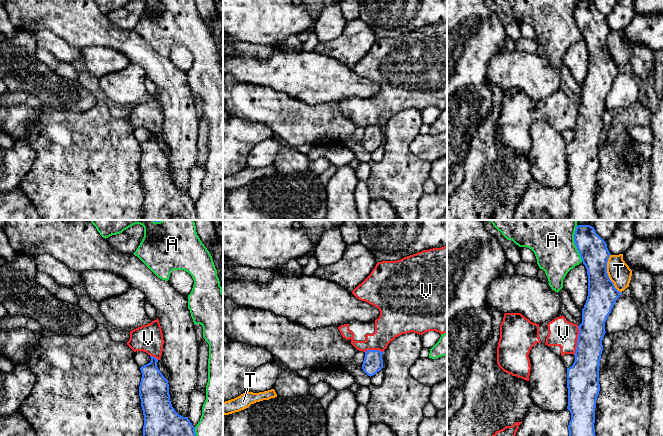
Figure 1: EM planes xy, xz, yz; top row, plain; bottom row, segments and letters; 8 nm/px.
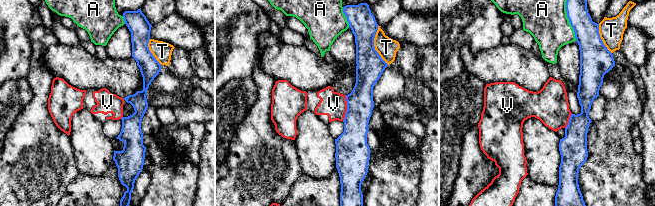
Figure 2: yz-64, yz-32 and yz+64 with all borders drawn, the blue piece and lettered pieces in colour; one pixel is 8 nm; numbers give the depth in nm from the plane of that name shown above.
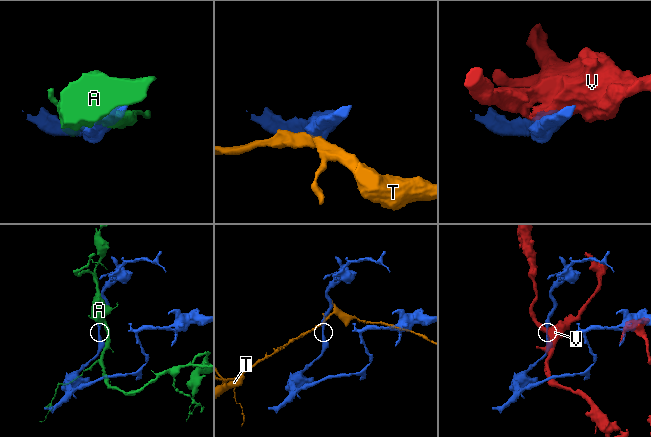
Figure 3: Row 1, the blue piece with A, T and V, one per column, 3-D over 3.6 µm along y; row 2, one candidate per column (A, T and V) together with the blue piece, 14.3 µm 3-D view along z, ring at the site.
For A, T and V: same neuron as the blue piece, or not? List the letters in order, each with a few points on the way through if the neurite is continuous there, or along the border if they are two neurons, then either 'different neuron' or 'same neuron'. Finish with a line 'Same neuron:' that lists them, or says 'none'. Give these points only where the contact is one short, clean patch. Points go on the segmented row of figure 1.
A: different neuron
T: border along yz (610, 254), (607, 260), (607, 275), (621, 293); different neuron
V: border along yz (578, 326), (577, 347), (573, 354); different neuron
Same neuron: none

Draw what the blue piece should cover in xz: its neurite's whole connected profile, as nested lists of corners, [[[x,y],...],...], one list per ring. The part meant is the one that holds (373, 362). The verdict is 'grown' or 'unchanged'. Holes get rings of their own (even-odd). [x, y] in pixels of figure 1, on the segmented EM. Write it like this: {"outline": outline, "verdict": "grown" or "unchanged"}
{"outline": [[[367,350],[362,365],[363,371],[368,376],[373,376],[383,368],[383,352],[379,350]]], "verdict": "unchanged"}

